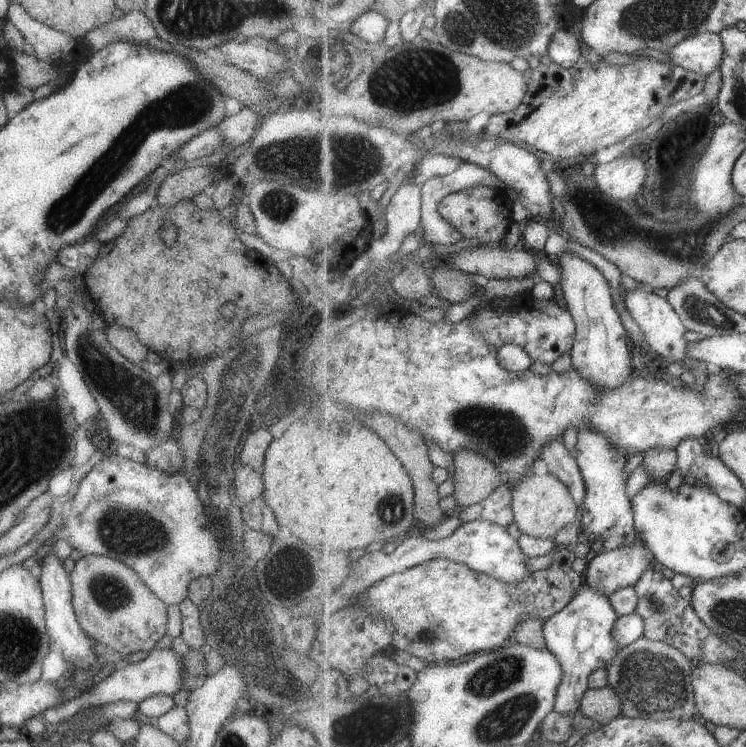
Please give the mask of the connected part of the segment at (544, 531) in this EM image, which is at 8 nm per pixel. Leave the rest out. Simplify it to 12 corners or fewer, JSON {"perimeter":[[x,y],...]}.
{"perimeter":[[550,472],[512,491],[522,534],[552,539],[580,514],[571,490]]}

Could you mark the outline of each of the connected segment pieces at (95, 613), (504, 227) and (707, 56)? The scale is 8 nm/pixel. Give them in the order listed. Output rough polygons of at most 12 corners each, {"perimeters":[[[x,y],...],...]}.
{"perimeters":[[[83,555],[77,623],[122,656],[166,634],[166,605],[125,564]],[[506,192],[448,195],[438,212],[464,240],[503,245],[513,225]],[[698,33],[668,51],[674,64],[708,75],[721,69],[719,33]]]}

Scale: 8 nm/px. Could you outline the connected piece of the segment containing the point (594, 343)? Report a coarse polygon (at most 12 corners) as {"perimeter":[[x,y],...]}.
{"perimeter":[[559,254],[574,366],[608,389],[632,375],[607,278]]}

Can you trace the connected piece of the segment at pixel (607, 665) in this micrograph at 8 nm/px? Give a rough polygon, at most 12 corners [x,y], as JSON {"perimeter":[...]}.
{"perimeter":[[585,583],[546,621],[564,666],[554,711],[578,715],[622,650],[611,598]]}

